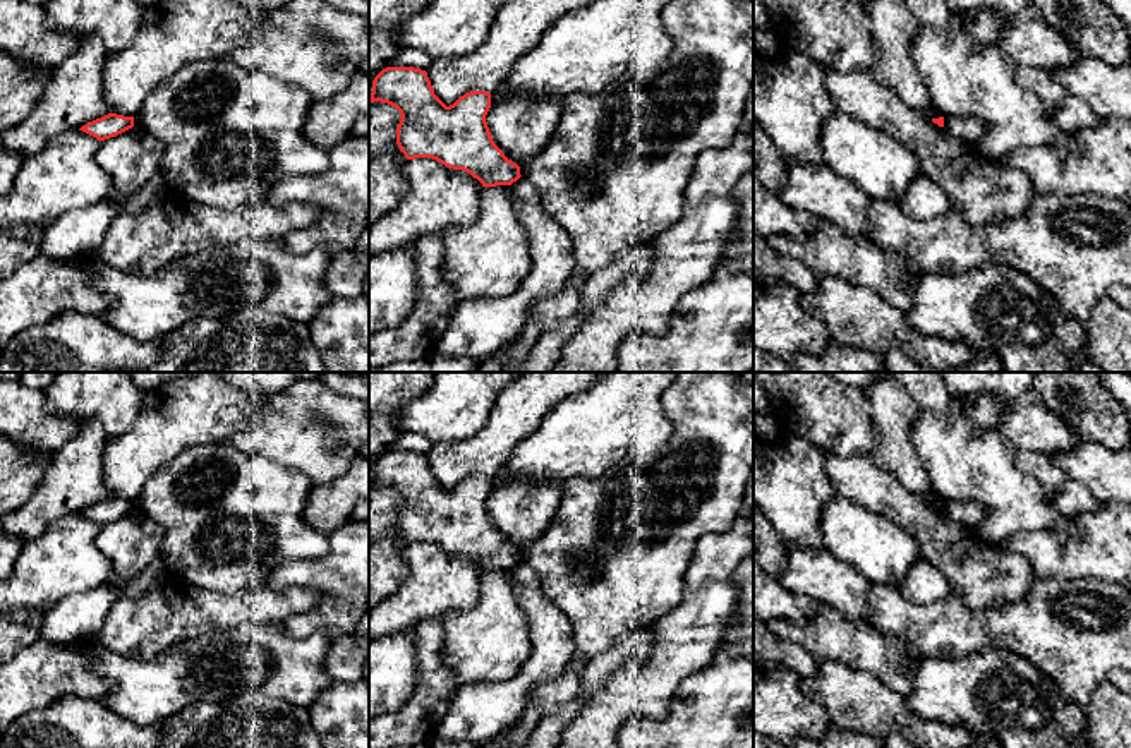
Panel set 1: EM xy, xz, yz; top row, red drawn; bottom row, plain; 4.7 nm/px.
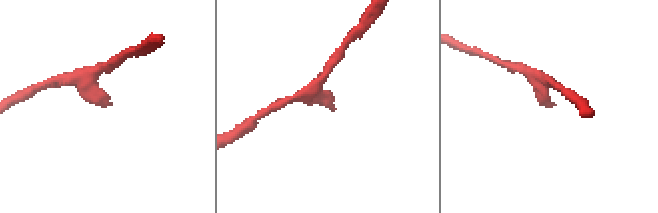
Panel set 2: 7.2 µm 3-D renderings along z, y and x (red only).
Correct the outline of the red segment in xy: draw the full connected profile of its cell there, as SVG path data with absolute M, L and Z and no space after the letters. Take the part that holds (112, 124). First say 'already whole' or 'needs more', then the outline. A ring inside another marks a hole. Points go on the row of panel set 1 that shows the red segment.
already whole; M108 113L101 118L88 122L79 130L96 137L98 141L105 141L105 139L115 137L132 127L134 127L134 117Z

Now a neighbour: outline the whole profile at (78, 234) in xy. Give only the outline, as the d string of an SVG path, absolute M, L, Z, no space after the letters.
M154 175L137 192L122 202L100 201L82 209L74 209L43 230L39 256L51 259L77 259L96 256L106 226L124 213L137 213L170 192L165 178Z

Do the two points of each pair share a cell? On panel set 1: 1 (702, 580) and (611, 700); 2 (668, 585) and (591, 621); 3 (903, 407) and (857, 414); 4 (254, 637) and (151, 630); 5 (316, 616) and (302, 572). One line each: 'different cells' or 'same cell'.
1: same cell
2: same cell
3: different cells
4: different cells
5: same cell

